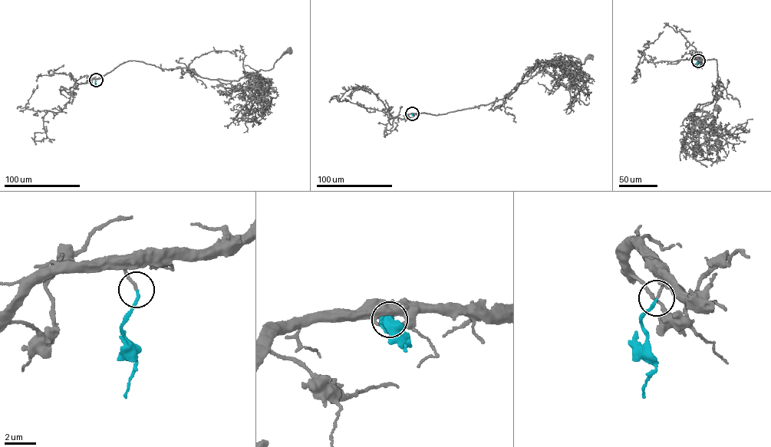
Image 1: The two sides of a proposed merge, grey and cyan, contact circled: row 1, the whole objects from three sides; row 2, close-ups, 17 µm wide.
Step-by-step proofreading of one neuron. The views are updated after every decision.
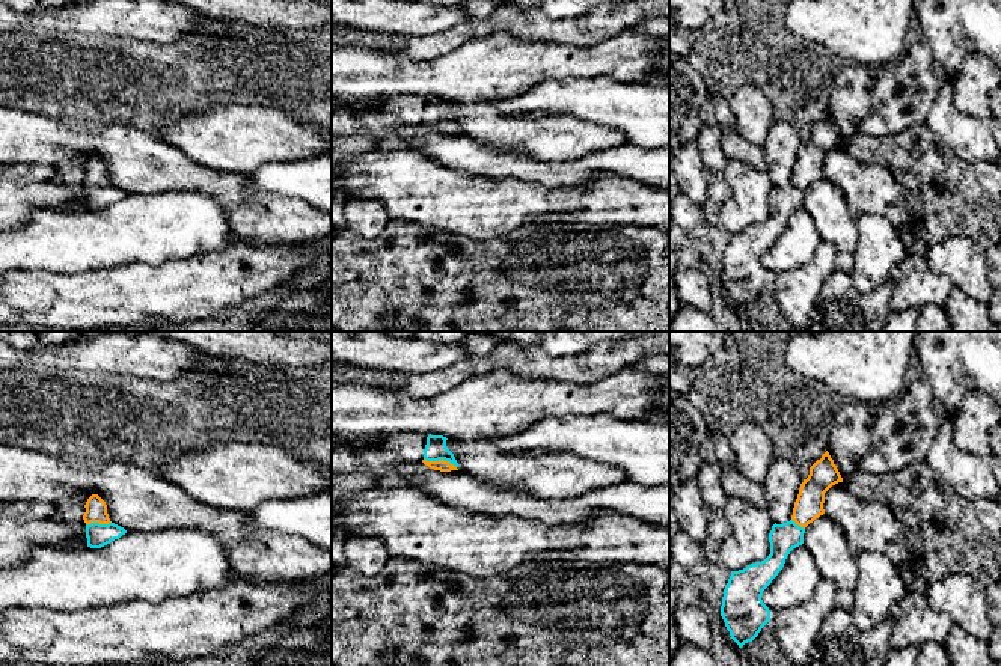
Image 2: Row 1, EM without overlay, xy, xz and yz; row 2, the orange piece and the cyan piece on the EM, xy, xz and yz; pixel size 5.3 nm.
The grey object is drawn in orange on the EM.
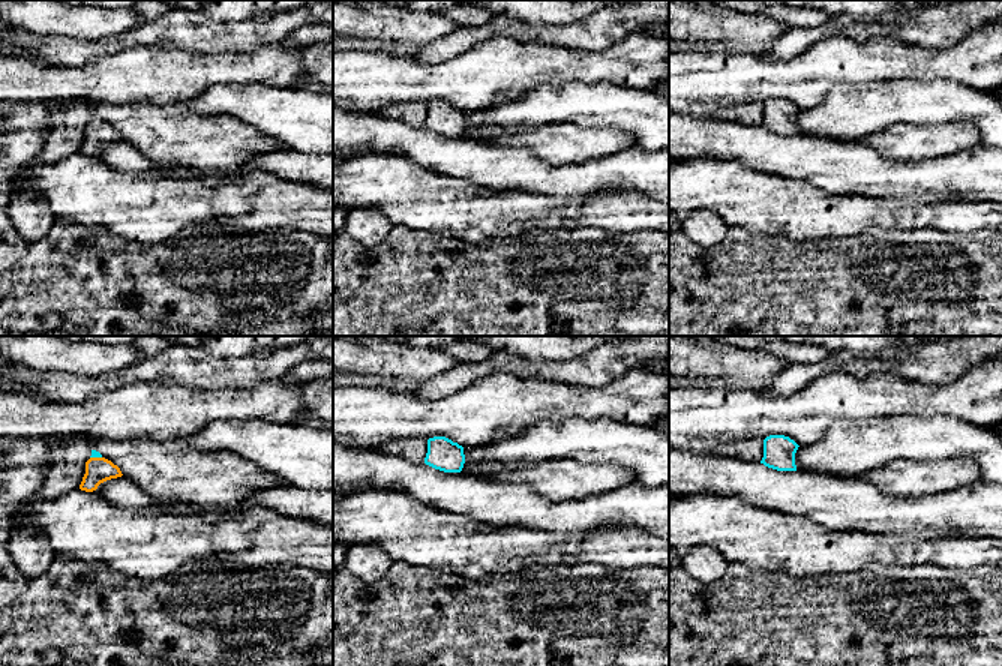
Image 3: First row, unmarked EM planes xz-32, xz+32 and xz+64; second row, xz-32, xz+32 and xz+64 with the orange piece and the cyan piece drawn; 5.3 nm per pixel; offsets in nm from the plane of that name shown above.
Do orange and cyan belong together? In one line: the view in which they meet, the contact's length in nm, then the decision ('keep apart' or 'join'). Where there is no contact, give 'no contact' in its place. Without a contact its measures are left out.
contact in xz; length 180 nm; join

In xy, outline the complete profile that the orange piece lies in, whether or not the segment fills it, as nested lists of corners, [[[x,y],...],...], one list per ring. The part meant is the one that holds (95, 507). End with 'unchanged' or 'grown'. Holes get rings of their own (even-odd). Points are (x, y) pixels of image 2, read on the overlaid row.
[[[92,494],[84,508],[87,547],[101,548],[127,533],[124,527],[110,521],[107,505],[98,494]]]; grown

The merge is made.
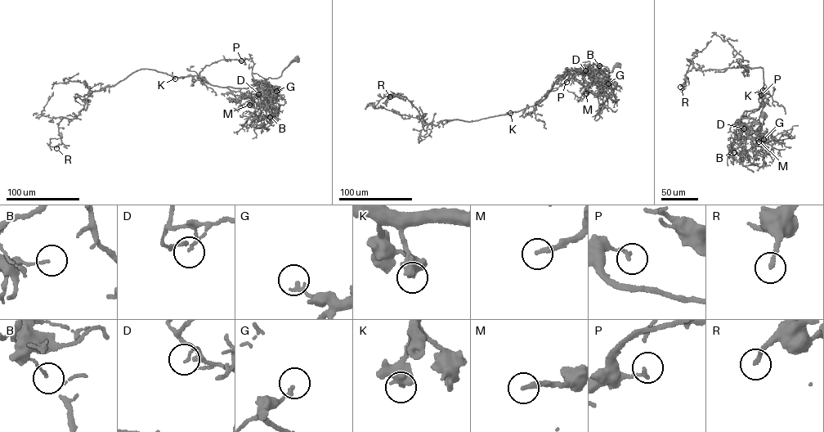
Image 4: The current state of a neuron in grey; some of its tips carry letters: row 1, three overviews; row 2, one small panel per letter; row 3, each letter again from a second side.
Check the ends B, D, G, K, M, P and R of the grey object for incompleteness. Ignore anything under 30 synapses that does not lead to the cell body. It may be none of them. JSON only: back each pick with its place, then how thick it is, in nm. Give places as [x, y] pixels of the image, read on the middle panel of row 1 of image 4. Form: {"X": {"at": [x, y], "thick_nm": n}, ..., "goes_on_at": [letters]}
{"M": {"at": [586, 93], "thick_nm": 240}, "R": {"at": [390, 96], "thick_nm": 180}, "goes_on_at": ["M", "R"]}

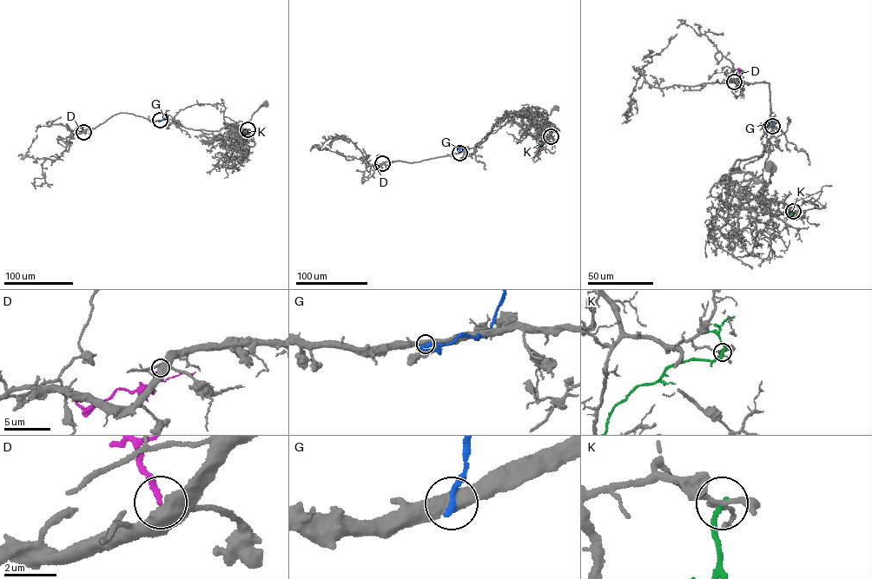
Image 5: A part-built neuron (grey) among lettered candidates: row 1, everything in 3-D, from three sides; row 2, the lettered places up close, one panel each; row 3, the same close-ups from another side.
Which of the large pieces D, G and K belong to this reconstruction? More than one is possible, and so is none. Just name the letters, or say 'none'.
none

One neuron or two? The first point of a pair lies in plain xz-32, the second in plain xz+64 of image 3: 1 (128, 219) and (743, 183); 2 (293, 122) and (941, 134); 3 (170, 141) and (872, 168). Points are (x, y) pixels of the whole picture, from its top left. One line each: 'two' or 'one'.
1: one
2: two
3: two

